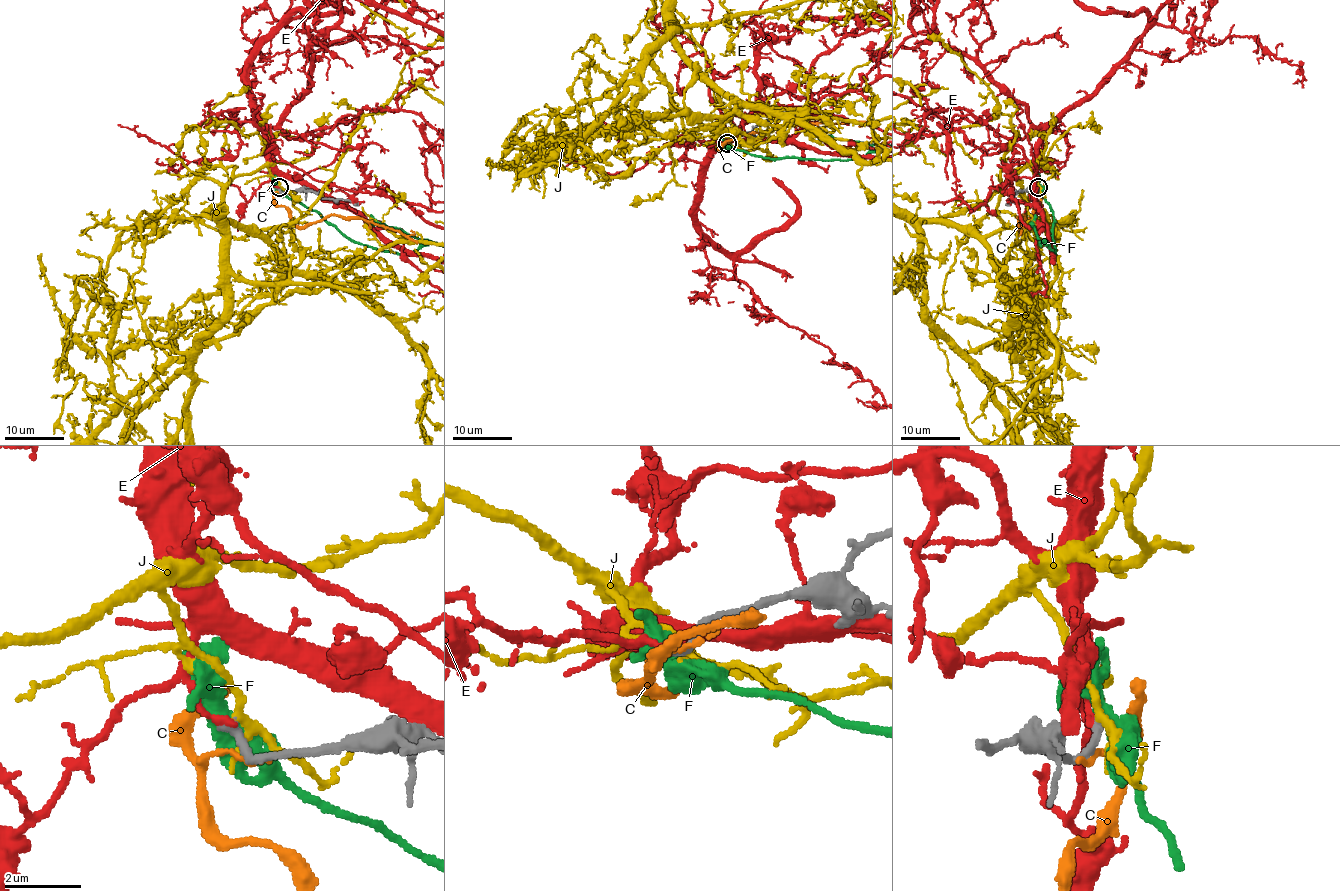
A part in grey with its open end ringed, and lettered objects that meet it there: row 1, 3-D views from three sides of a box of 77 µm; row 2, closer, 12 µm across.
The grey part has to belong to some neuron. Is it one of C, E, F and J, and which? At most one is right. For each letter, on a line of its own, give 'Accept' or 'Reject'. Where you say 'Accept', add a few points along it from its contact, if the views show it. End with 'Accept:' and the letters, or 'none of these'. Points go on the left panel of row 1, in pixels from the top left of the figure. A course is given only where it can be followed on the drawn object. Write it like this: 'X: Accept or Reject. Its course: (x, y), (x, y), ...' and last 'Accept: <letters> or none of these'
C: Reject
E: Reject
F: Reject
J: Accept
Accept: J

